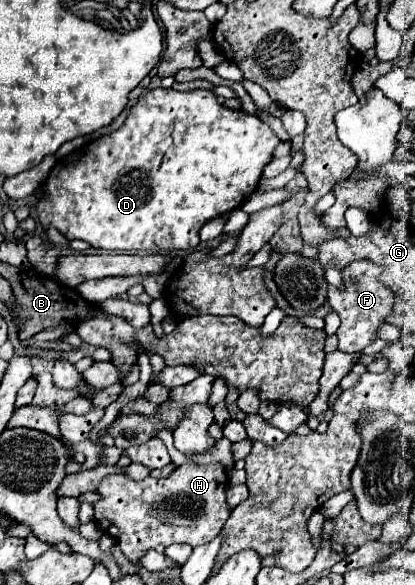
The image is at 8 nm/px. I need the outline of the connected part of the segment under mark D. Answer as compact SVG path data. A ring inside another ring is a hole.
M153 89L147 91L135 107L131 107L131 113L123 127L113 131L107 137L101 137L97 141L91 141L83 145L81 149L73 151L65 159L57 161L51 169L47 181L45 181L45 197L37 203L37 215L39 223L43 227L55 227L59 229L67 239L81 239L87 241L95 249L107 249L107 251L187 251L195 249L199 245L199 229L213 217L227 215L233 209L241 207L255 191L263 173L263 167L273 159L273 149L279 145L279 139L269 129L267 123L263 123L257 115L249 115L241 109L227 109L225 105L217 103L217 97L209 89L195 89L195 91L175 91L175 89Z

